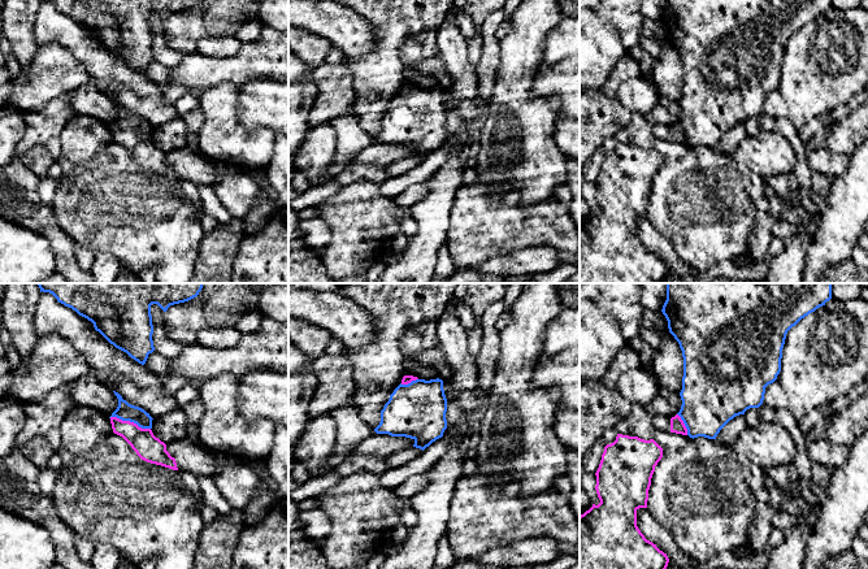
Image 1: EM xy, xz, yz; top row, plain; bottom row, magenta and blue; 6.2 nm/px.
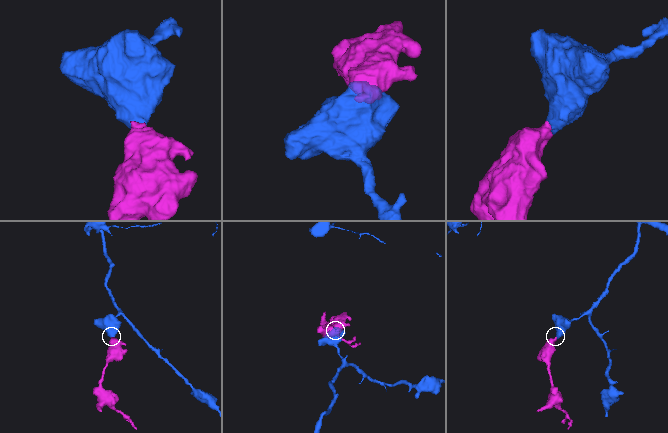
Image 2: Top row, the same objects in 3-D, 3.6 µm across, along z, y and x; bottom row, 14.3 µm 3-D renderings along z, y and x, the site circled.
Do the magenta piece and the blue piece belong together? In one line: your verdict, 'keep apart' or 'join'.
join

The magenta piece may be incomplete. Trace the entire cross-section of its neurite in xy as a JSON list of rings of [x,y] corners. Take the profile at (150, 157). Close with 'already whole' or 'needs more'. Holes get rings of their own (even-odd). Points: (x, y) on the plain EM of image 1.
[[[113,101],[118,108],[118,116],[109,126],[113,142],[122,145],[142,169],[178,179],[175,168],[166,160],[166,153],[151,139],[153,127],[149,122]]] | needs more

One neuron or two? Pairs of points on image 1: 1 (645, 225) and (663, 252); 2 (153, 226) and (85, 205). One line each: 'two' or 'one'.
1: one
2: one

